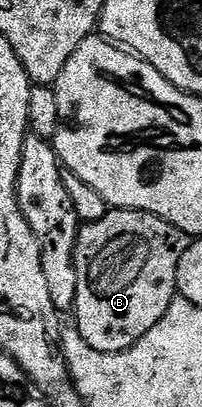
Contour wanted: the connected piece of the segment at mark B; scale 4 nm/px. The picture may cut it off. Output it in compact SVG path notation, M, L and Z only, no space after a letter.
M112 208L106 216L102 216L102 220L81 225L74 256L78 272L74 325L82 340L98 352L122 352L138 344L138 340L142 340L142 336L146 336L146 332L150 332L162 316L166 316L166 308L170 308L178 296L176 277L185 245L185 235L178 228L144 210Z

